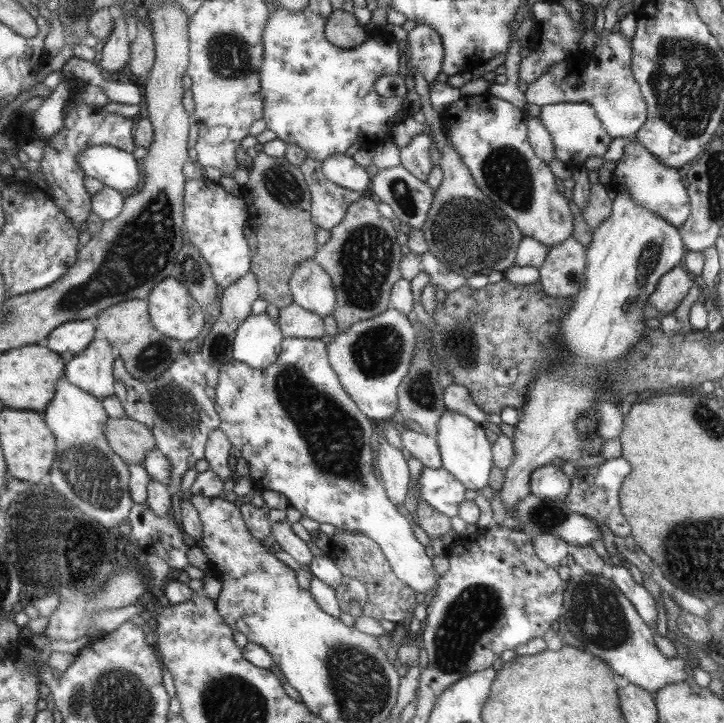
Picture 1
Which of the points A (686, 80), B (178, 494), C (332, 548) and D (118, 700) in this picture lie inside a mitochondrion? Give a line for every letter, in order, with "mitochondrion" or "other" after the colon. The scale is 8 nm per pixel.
A: mitochondrion
B: other
C: other
D: mitochondrion

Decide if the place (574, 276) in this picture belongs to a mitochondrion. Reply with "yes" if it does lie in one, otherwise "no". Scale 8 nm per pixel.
yes

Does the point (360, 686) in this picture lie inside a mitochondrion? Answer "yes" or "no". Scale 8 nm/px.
yes

